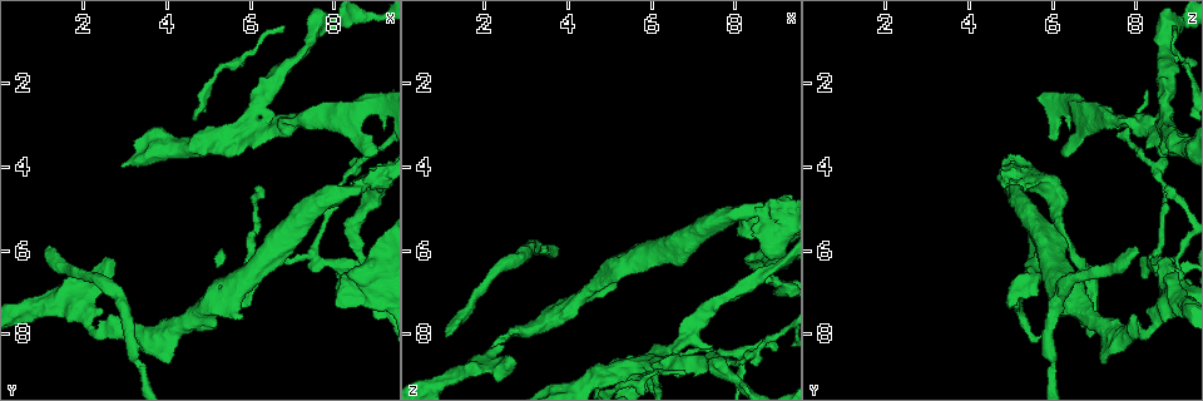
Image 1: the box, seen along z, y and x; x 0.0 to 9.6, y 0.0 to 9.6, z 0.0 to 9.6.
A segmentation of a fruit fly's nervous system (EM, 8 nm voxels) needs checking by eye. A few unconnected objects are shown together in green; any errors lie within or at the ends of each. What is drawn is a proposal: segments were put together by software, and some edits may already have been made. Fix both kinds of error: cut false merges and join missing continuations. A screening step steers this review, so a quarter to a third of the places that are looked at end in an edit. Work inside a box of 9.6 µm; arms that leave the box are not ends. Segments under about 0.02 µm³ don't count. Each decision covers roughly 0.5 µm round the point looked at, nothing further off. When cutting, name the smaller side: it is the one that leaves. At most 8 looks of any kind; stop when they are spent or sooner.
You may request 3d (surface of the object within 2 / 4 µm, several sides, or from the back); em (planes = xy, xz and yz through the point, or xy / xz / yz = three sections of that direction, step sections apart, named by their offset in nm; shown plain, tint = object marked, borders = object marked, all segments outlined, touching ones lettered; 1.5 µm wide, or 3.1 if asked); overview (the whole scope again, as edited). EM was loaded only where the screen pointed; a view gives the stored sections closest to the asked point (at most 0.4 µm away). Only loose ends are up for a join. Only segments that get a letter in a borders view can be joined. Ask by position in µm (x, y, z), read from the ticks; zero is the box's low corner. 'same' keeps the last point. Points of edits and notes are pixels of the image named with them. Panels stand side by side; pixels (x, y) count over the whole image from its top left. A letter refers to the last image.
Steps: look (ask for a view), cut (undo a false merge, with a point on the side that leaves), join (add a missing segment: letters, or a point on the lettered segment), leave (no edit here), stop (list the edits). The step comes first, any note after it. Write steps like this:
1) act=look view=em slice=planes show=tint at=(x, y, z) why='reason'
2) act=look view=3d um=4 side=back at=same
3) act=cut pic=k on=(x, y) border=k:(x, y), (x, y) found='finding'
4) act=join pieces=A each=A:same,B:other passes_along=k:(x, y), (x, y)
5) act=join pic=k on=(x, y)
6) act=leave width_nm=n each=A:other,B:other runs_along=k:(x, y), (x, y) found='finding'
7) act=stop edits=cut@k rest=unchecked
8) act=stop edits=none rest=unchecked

act=look view=3d um=2 at=(1.15, 5.90, 7.95) why='an open end'

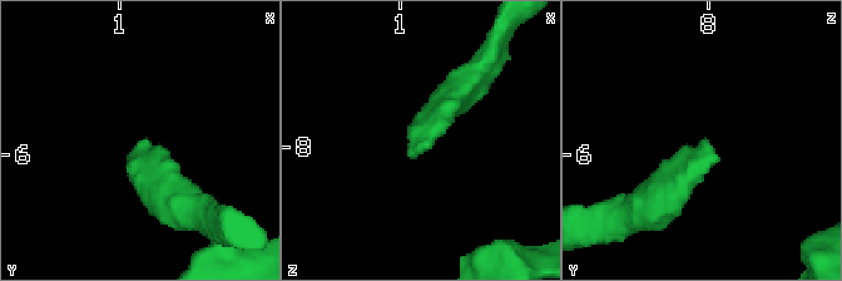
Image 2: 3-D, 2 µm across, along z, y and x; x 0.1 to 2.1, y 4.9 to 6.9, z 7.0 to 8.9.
act=look view=em slice=planes show=tint at=(1.12, 5.92, 8.00) why='need the tissue'

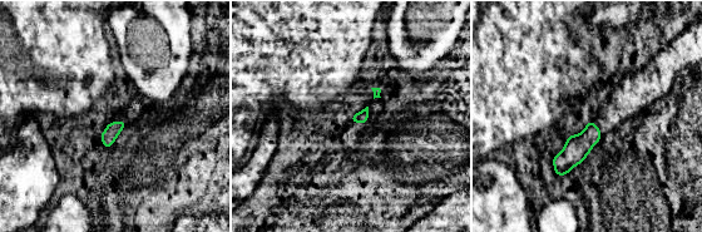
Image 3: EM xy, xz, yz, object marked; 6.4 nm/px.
act=look view=em slice=planes show=borders at=same

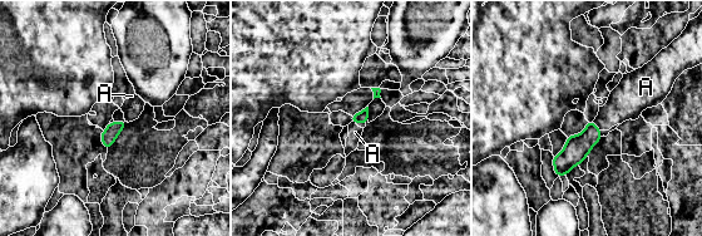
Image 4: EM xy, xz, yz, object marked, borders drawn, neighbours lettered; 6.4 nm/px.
act=join pieces=A each=A:same found='the neuron continues'

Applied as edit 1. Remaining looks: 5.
act=look view=em slice=xy step=8 show=tint at=(3.25, 8.65, 6.00) why='a narrow waist'

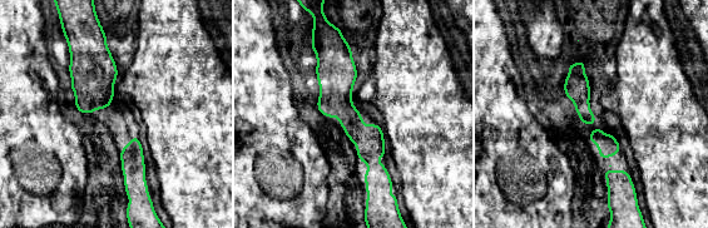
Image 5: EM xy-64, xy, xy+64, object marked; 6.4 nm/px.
act=look view=em slice=planes show=tint at=same why='another direction'

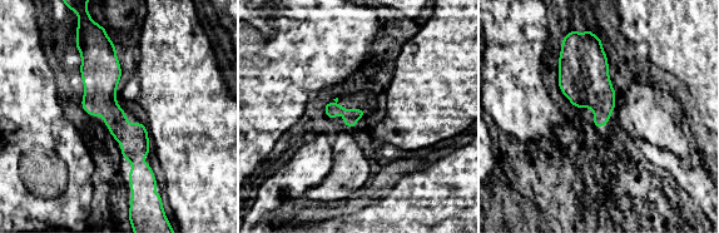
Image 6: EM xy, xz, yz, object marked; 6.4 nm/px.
act=look view=em slice=planes show=borders at=same

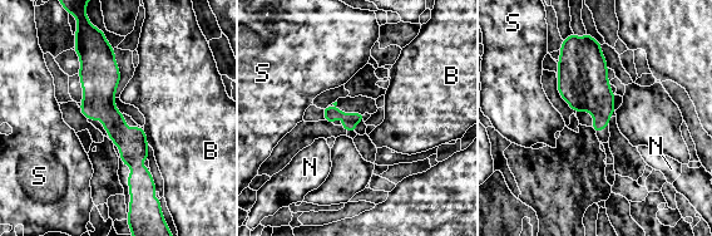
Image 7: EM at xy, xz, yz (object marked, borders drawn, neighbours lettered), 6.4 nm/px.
act=leave longest_contact=B:110nm each=B:other,N:other,S:other border=7:(143, 128), (148, 143) found='one neuron here'

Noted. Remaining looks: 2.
act=look view=3d um=4 at=(7.45, 2.80, 8.25) why='an open end'

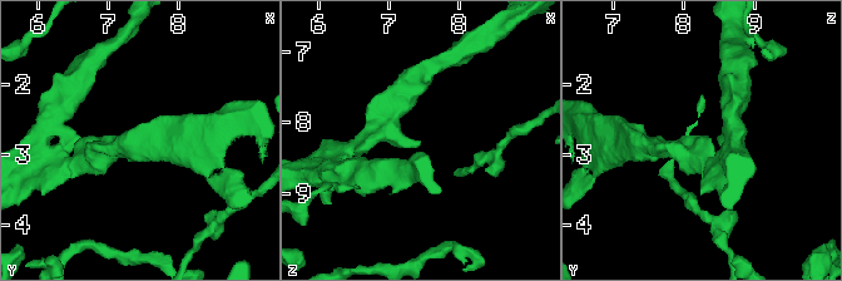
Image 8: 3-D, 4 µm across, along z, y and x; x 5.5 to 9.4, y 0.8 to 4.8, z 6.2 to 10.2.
act=look view=em slice=xy step=4 show=borders at=same why='need the tissue'

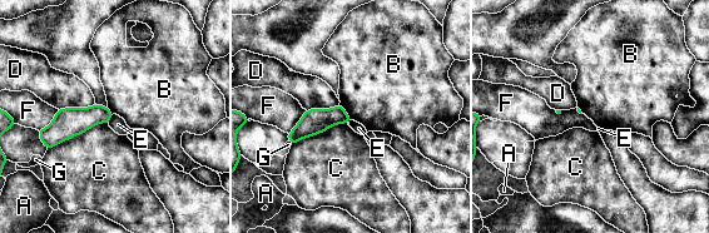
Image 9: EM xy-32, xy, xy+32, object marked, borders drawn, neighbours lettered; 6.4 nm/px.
act=leave each=A:other,B:other,C:other,D:other,E:other,F:other,G:other border=9:(113, 114), (108, 123) found='no lettered segment goes on from it'

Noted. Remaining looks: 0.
act=stop edits=join@4 rest=unchecked

